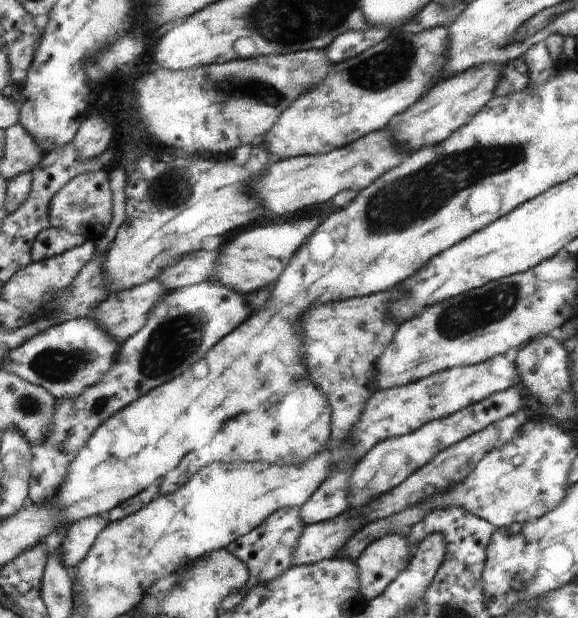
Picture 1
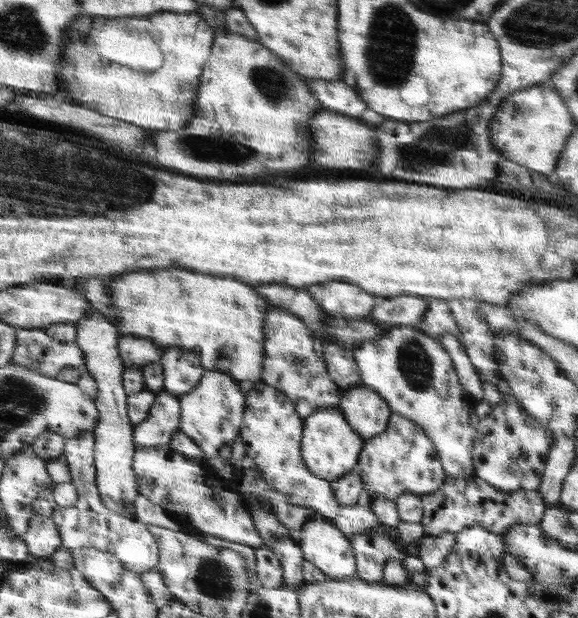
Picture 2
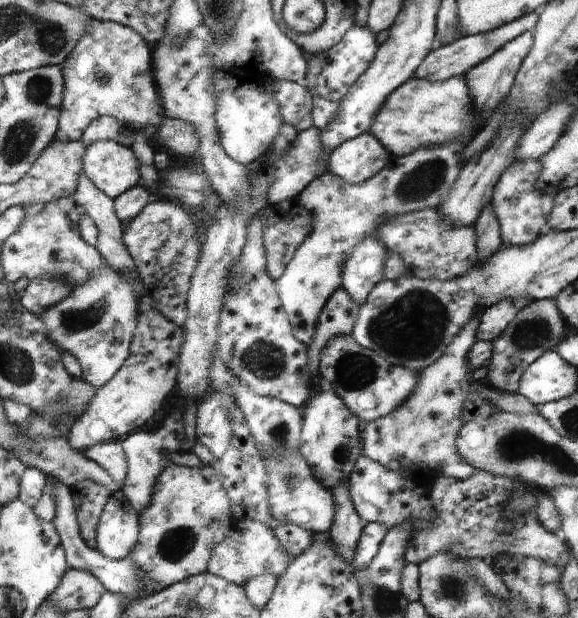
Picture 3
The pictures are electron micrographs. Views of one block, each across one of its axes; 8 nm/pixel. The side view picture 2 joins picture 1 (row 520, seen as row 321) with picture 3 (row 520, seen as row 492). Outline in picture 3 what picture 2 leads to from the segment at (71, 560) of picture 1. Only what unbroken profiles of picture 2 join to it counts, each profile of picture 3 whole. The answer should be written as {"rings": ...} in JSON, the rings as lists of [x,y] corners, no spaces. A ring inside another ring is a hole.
{"rings":[[[124,490],[112,494],[105,508],[99,524],[99,549],[114,560],[122,560],[130,556],[133,548],[140,540],[140,516],[130,501],[126,498]]]}

